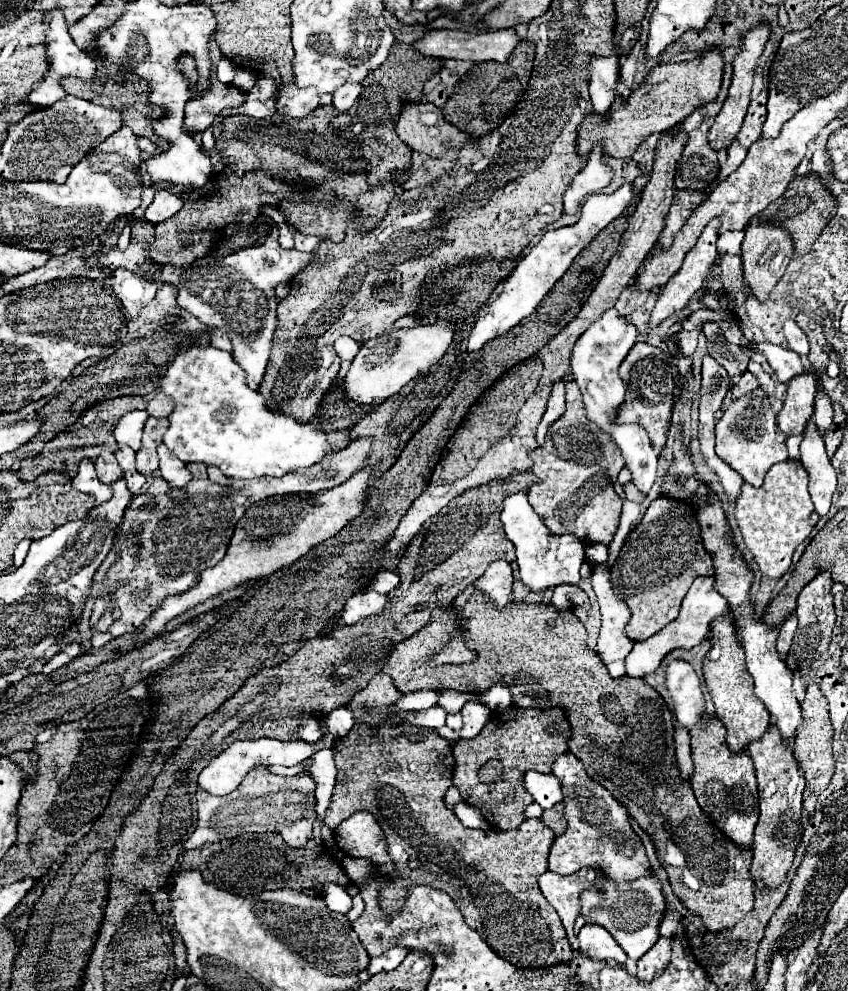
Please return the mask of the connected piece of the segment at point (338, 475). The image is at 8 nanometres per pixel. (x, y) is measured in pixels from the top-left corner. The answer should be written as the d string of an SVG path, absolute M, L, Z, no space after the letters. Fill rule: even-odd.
M359 438L347 446L347 450L341 450L337 456L329 456L323 462L315 464L313 468L295 470L283 478L253 478L253 480L231 480L231 486L219 486L213 484L207 478L207 466L201 462L189 464L189 470L193 474L193 480L187 484L187 492L179 498L169 498L169 484L155 476L153 484L139 496L135 496L123 516L121 526L121 538L115 544L119 548L119 560L111 566L107 572L105 586L111 588L117 582L123 582L123 586L117 588L115 600L121 608L121 618L111 624L109 634L123 636L127 632L137 630L161 604L167 596L183 594L193 584L197 584L197 576L205 570L223 560L229 540L233 536L233 530L237 522L241 520L241 514L245 510L261 500L267 500L271 496L285 496L285 494L301 494L301 492L321 492L329 490L333 486L343 484L353 476L357 470L365 466L367 454L369 454L371 442L369 438ZM211 502L219 502L217 508L213 508ZM135 554L139 554L139 562L135 562ZM149 588L147 598L139 598L137 594L141 590Z

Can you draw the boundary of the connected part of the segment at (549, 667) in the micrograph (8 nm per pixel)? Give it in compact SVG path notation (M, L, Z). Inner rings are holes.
M473 592L471 598L467 600L467 604L465 604L463 608L457 608L457 610L455 610L453 606L447 606L445 610L433 612L433 620L431 620L429 624L425 624L425 628L421 628L419 632L415 632L411 638L407 638L405 642L401 642L401 644L393 650L393 654L391 654L389 662L385 664L383 672L393 678L393 684L397 686L397 690L399 690L401 694L411 694L411 692L417 692L417 690L435 690L435 692L437 692L437 690L459 690L459 692L475 692L475 694L481 694L481 692L487 692L493 684L503 682L503 684L509 686L515 706L521 706L521 708L551 708L551 706L561 706L561 708L567 712L567 718L569 718L569 724L571 724L571 732L573 732L573 738L569 740L569 750L583 762L587 774L589 774L595 782L599 782L601 786L605 786L605 788L615 796L615 800L619 800L619 802L627 808L629 818L633 818L633 820L643 828L643 832L647 832L647 834L653 838L655 848L661 848L661 850L663 850L663 856L665 856L665 852L667 852L667 844L673 844L673 846L679 848L679 852L681 852L681 856L683 856L683 860L685 860L687 872L685 872L681 866L671 866L671 868L667 868L667 874L669 874L669 882L671 882L671 886L673 886L675 896L689 908L689 912L695 914L695 916L699 916L701 922L705 924L705 928L707 928L709 932L717 932L717 930L735 926L735 924L745 916L747 908L753 910L755 884L753 884L753 880L751 880L751 876L749 876L751 850L749 850L749 848L737 848L737 844L733 844L733 840L729 840L729 838L705 816L705 812L701 810L701 806L699 806L697 800L695 800L695 794L693 794L693 790L691 790L691 784L681 778L681 772L679 772L679 766L677 766L677 760L675 760L675 742L673 742L673 730L675 730L675 728L673 728L673 714L671 714L671 710L667 708L667 704L665 704L665 700L659 696L659 692L657 692L655 688L651 688L643 678L621 678L621 680L615 680L615 678L609 676L609 672L607 672L605 664L601 664L601 658L597 656L597 652L593 652L593 650L587 646L587 630L585 630L585 626L581 624L581 620L573 614L573 610L557 610L553 604L545 604L545 602L539 602L539 604L509 602L505 608L497 608L497 606L493 606L493 602L491 602L483 592ZM457 632L461 632L461 638L465 640L467 648L473 650L473 652L477 652L477 660L473 660L473 662L469 662L469 664L453 664L453 666L443 664L443 666L437 666L437 668L427 666L425 660L429 660L429 656L433 656L433 652L437 652L437 648L441 648L441 644L449 644L449 636L457 636Z

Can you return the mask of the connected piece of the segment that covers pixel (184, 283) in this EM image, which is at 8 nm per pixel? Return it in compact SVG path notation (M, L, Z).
M274 226L263 246L247 248L225 258L203 258L191 266L169 268L163 266L161 280L171 282L179 288L179 306L199 318L209 328L219 328L233 342L235 362L247 372L247 386L259 390L269 350L271 338L277 326L277 300L275 286L279 282L289 282L303 266L311 260L311 254L299 250L283 250L279 242L278 227Z

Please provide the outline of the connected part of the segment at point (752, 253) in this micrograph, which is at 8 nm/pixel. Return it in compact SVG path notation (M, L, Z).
M753 216L753 220L749 220L749 226L745 230L741 260L743 260L743 268L745 268L745 282L757 300L763 300L763 302L767 300L769 292L781 280L793 252L795 252L795 248L793 248L793 238L789 236L789 232L761 220L759 216Z

